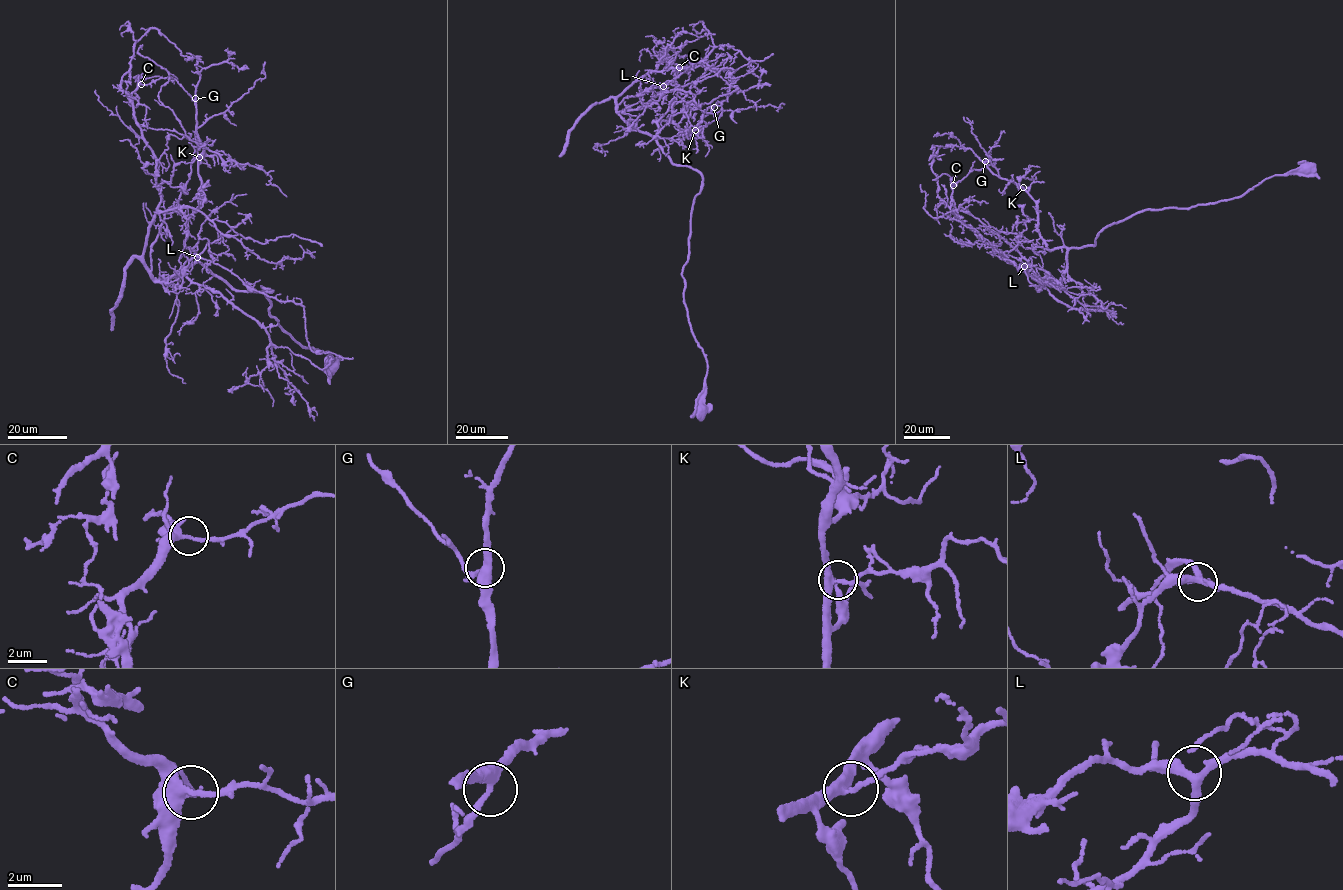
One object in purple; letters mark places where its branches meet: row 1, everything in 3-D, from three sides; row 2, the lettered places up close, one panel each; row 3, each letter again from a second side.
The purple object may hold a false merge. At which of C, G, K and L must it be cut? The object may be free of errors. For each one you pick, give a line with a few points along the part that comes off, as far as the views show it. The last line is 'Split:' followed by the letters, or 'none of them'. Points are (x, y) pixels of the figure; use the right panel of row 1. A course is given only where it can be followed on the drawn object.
Split: none of them

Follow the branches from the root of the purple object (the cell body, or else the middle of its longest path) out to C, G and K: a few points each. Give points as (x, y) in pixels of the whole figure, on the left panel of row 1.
C: (332, 362), (280, 327), (272, 290), (198, 262), (153, 277), (141, 84)
G: (332, 362), (280, 327), (260, 285), (272, 290), (236, 290), (185, 245), (201, 184), (195, 98)
K: (332, 362), (280, 327), (260, 285), (272, 290), (236, 290), (185, 245), (199, 206), (199, 157)

